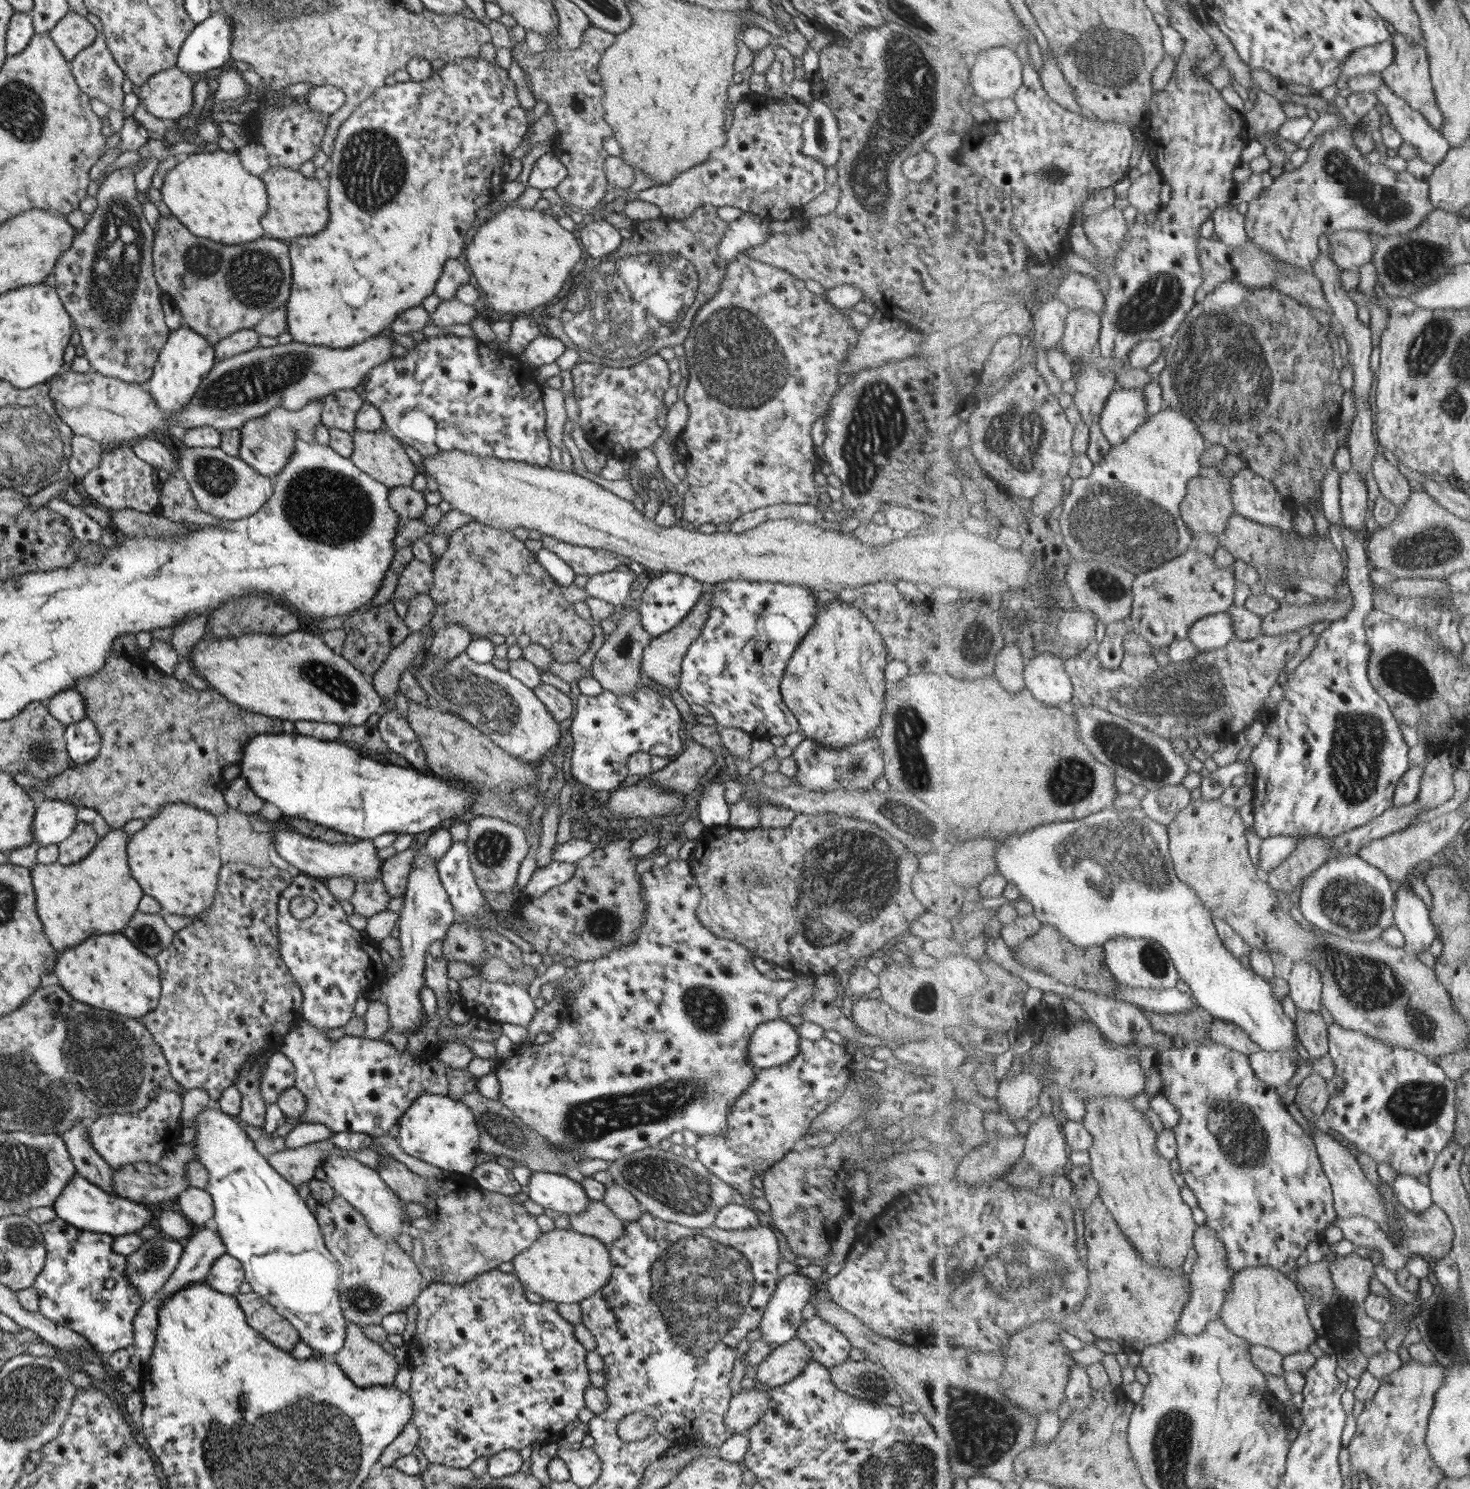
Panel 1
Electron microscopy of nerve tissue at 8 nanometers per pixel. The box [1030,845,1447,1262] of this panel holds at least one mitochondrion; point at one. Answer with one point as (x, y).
(1371, 985)

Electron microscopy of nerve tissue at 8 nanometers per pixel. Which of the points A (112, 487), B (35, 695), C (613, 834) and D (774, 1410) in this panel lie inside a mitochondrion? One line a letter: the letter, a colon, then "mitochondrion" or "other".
A: other
B: other
C: other
D: other

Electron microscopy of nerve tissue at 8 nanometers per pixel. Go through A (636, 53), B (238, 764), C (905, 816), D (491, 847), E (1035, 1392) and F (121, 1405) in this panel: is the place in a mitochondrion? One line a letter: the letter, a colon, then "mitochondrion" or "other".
A: other
B: other
C: mitochondrion
D: mitochondrion
E: mitochondrion
F: other

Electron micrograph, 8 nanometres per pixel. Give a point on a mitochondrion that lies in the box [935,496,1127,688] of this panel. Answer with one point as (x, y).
(1054, 597)

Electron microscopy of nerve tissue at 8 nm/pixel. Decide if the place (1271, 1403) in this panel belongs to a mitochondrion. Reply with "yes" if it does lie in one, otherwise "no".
no

